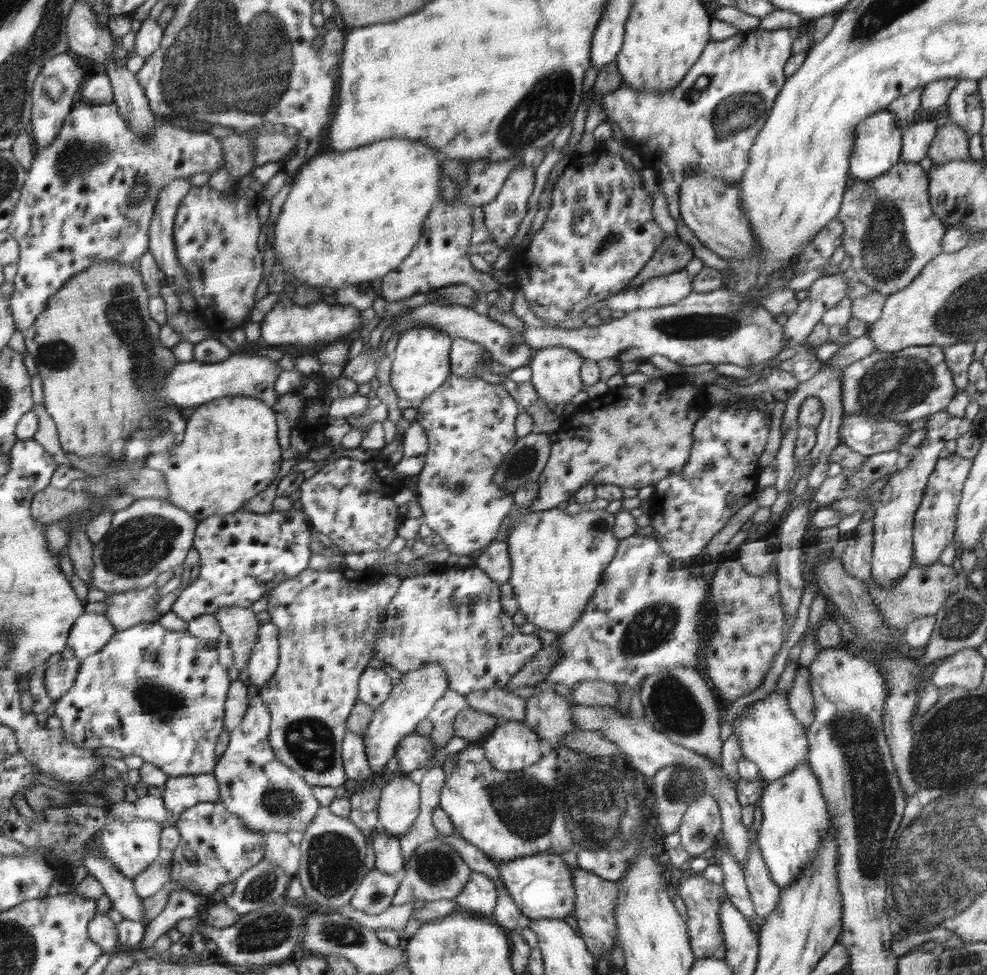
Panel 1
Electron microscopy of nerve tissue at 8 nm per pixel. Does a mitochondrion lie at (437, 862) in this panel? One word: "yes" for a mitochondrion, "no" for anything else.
yes

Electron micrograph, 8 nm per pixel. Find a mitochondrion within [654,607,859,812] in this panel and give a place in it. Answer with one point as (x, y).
(679, 785)

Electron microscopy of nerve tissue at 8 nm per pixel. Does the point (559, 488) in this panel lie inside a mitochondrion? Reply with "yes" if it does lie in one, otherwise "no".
no

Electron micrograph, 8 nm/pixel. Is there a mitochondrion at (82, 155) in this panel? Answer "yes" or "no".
yes

